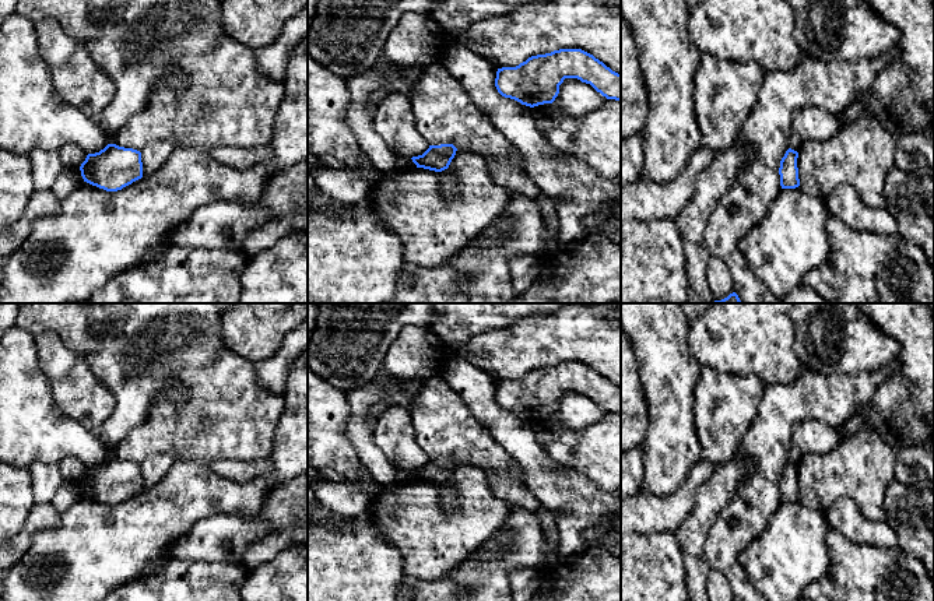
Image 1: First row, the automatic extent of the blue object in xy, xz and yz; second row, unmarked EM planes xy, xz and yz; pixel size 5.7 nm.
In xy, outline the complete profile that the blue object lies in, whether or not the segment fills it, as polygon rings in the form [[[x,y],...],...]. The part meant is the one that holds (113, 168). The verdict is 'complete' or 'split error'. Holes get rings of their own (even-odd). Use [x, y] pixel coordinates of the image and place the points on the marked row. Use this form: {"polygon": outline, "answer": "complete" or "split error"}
{"polygon": [[[108,144],[99,152],[88,154],[80,171],[84,182],[117,191],[143,178],[141,152]]], "answer": "complete"}

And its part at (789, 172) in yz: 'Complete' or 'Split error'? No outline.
Complete

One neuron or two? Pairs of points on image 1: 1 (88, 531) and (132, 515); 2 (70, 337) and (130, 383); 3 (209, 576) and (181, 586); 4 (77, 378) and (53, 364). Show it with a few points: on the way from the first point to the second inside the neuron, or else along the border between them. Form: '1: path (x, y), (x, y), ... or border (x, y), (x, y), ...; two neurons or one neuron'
1: path (99, 531), (115, 531), (120, 526); one neuron
2: border (106, 323), (90, 322), (99, 347), (80, 355); two neurons
3: path (202, 583), (199, 586), (188, 586); one neuron
4: path (72, 376), (59, 364); one neuron

